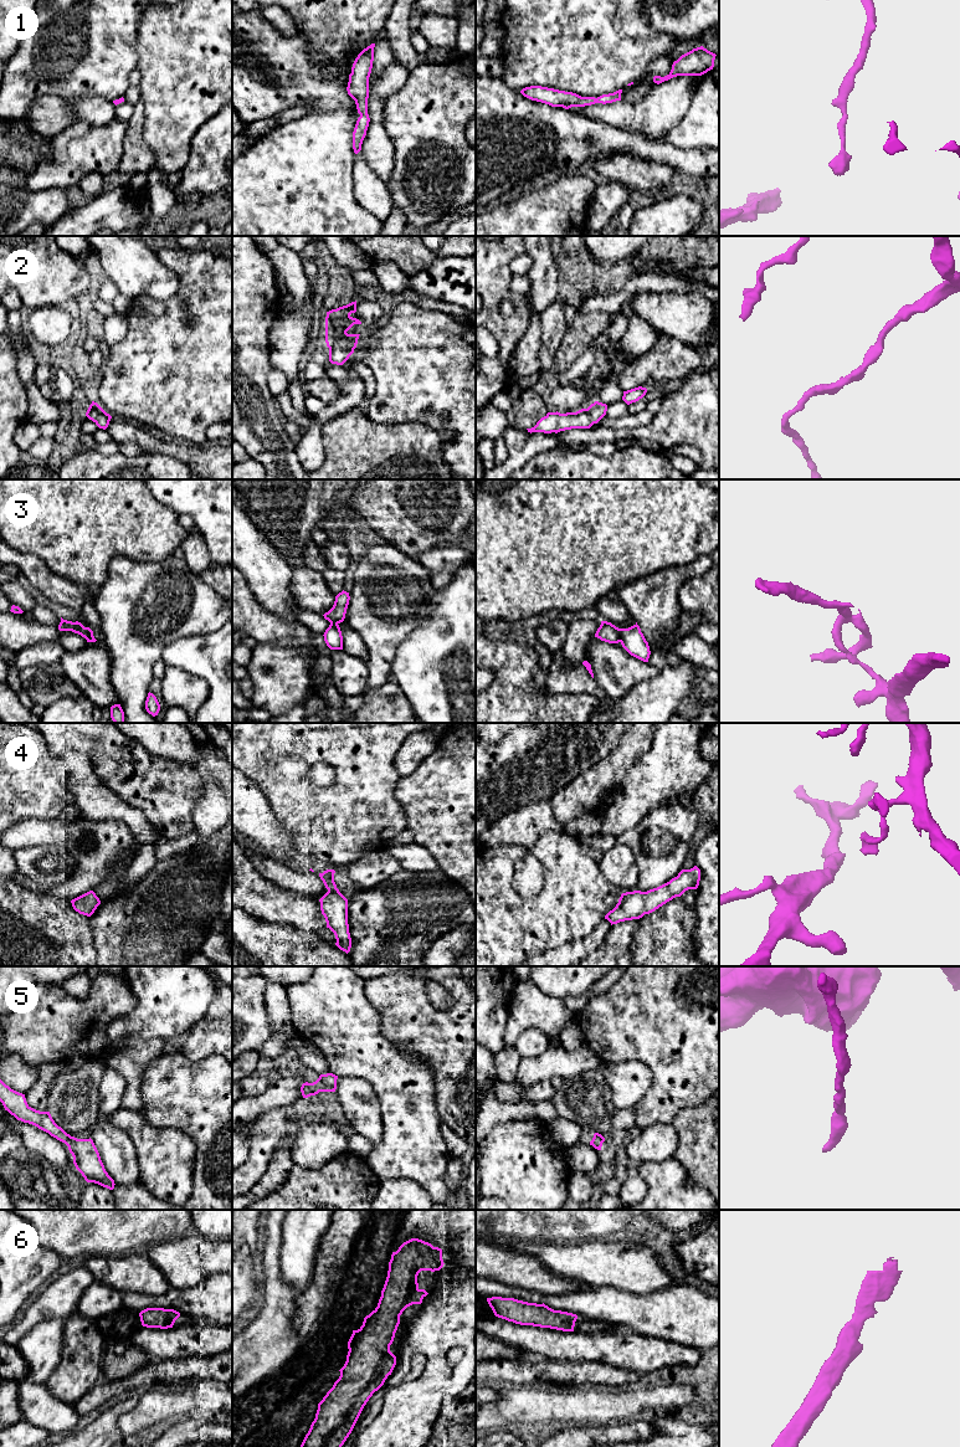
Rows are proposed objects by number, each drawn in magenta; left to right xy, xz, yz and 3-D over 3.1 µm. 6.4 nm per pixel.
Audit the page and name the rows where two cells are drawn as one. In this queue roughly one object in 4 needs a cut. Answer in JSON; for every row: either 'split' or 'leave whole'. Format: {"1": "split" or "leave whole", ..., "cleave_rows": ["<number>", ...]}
{"1": "leave whole", "2": "leave whole", "3": "split", "4": "leave whole", "5": "leave whole", "6": "leave whole", "cleave_rows": ["3"]}

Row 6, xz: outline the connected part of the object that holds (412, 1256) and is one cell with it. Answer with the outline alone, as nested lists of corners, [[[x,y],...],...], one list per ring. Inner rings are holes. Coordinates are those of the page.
[[[419,1238],[404,1242],[396,1252],[392,1252],[378,1307],[364,1318],[363,1325],[358,1330],[353,1330],[348,1341],[346,1361],[339,1370],[340,1376],[318,1404],[315,1418],[301,1447],[342,1447],[344,1445],[364,1406],[384,1385],[396,1365],[396,1356],[390,1351],[390,1345],[400,1324],[400,1315],[407,1307],[421,1304],[428,1294],[425,1289],[419,1288],[419,1273],[440,1271],[443,1264],[442,1250]]]

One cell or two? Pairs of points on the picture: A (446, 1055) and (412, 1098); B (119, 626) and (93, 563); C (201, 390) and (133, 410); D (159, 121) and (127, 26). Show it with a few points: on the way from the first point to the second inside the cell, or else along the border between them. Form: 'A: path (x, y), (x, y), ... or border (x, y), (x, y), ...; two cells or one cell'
A: border (412, 1051), (432, 1070), (436, 1101); two cells
B: border (113, 558), (108, 565), (107, 580), (96, 590); two cells
C: path (184, 390), (153, 390), (150, 393); one cell
D: border (138, 30), (137, 67); two cells

